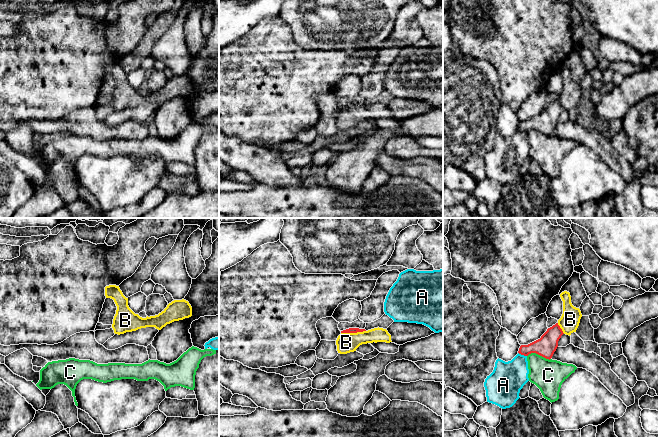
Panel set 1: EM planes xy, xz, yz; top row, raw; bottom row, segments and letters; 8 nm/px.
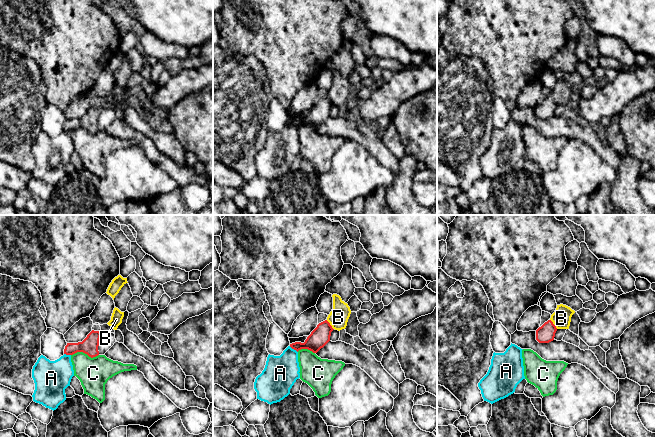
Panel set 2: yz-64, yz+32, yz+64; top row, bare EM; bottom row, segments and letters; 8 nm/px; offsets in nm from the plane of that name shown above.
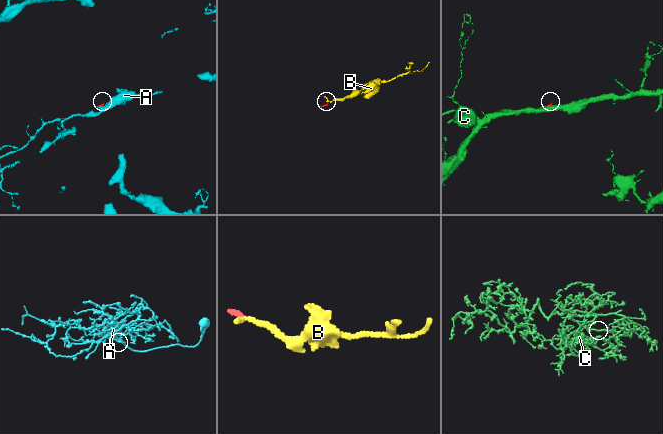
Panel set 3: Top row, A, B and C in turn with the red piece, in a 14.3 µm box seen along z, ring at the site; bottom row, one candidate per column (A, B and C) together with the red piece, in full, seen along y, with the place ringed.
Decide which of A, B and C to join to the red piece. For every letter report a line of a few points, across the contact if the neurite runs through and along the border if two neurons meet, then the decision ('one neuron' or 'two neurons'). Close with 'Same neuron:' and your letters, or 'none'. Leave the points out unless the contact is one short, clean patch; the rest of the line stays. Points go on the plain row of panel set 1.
A: line yz (518, 128), (526, 132); two neurons
B: line xz (351, 106), (353, 108), (346, 118); one neuron
C: two neurons
Same neuron: B

